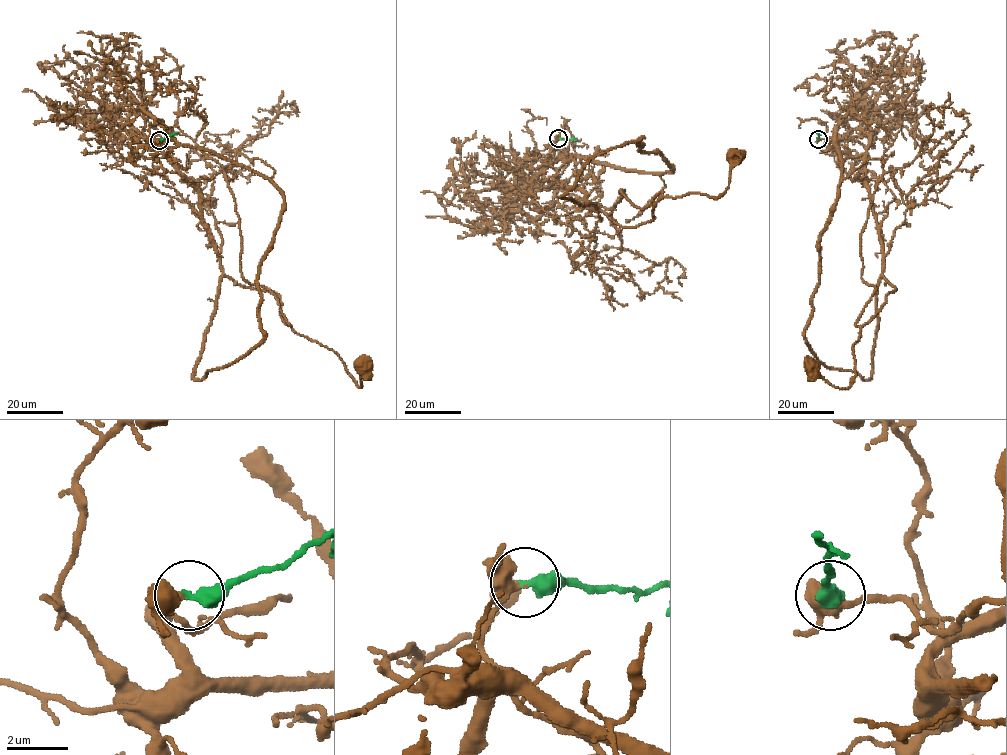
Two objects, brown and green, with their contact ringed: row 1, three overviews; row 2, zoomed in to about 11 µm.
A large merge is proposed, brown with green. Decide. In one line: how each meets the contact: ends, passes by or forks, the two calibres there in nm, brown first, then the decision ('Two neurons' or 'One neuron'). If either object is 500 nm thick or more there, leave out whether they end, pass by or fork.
At the ring brown passes by. At the ring green ends. Thickness 320 nm (brown) against 460 nm. One neuron

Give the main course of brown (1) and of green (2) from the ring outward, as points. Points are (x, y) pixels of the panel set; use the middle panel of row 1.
1: (559, 139), (568, 165), (553, 184), (579, 188), (624, 227), (652, 220), (663, 198), (719, 197), (736, 156)
2: (559, 138), (577, 139)

